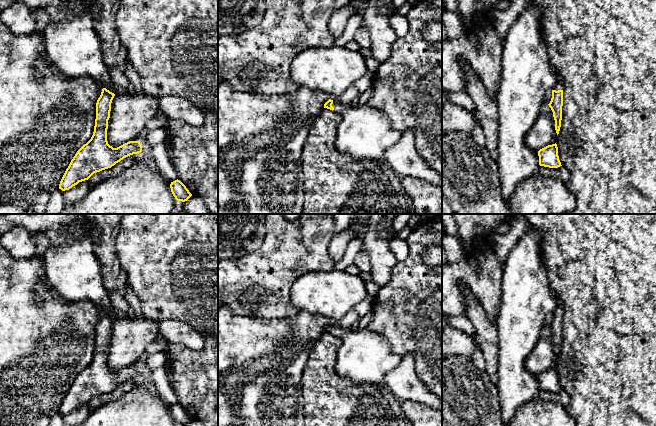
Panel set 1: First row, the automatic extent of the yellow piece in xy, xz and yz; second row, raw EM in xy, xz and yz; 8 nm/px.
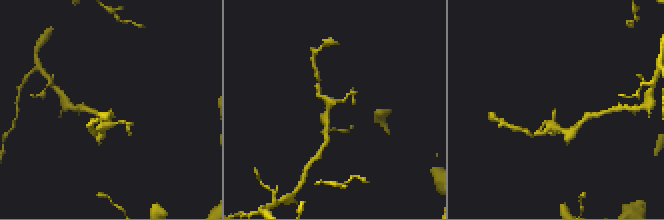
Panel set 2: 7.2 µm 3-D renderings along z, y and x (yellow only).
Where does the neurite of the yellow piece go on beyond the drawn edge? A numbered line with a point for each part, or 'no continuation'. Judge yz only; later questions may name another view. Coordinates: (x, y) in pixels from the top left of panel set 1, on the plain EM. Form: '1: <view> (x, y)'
1: yz (559, 309)

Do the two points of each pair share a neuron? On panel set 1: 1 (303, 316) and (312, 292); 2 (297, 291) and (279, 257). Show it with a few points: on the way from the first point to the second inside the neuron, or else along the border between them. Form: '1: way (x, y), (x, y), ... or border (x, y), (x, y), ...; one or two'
1: border (298, 311), (318, 314), (327, 319); two
2: border (314, 272), (302, 274), (292, 284), (293, 306); two

